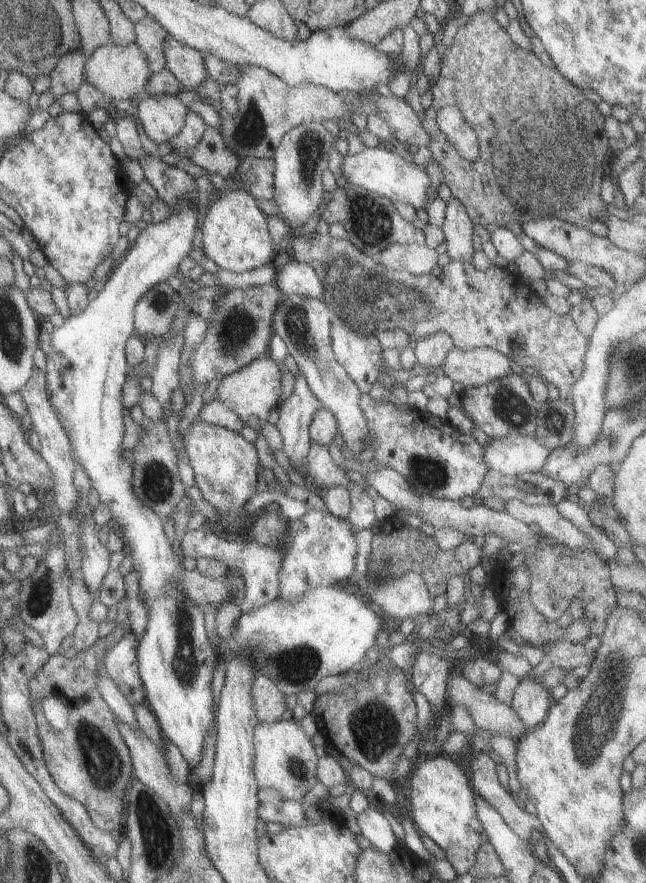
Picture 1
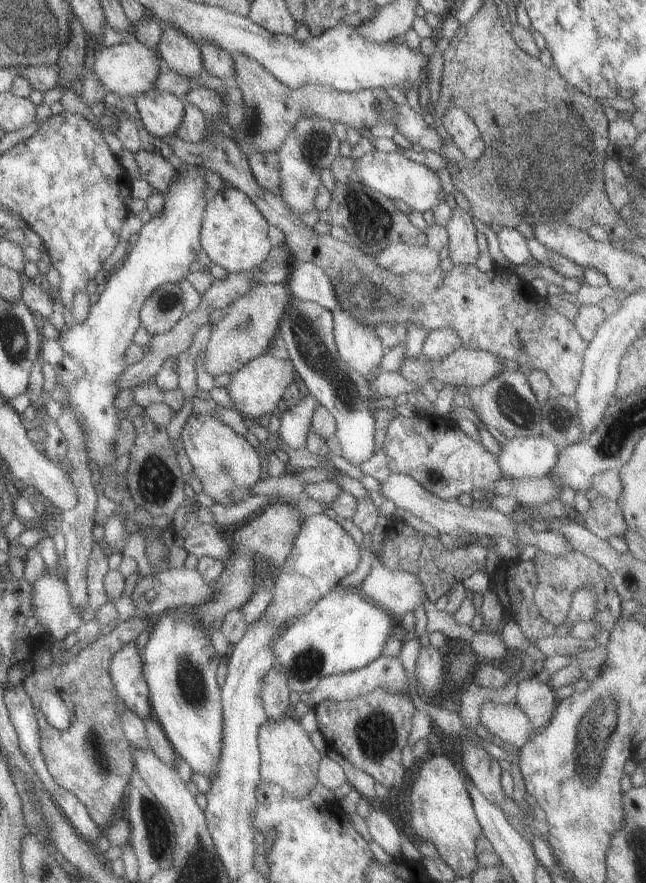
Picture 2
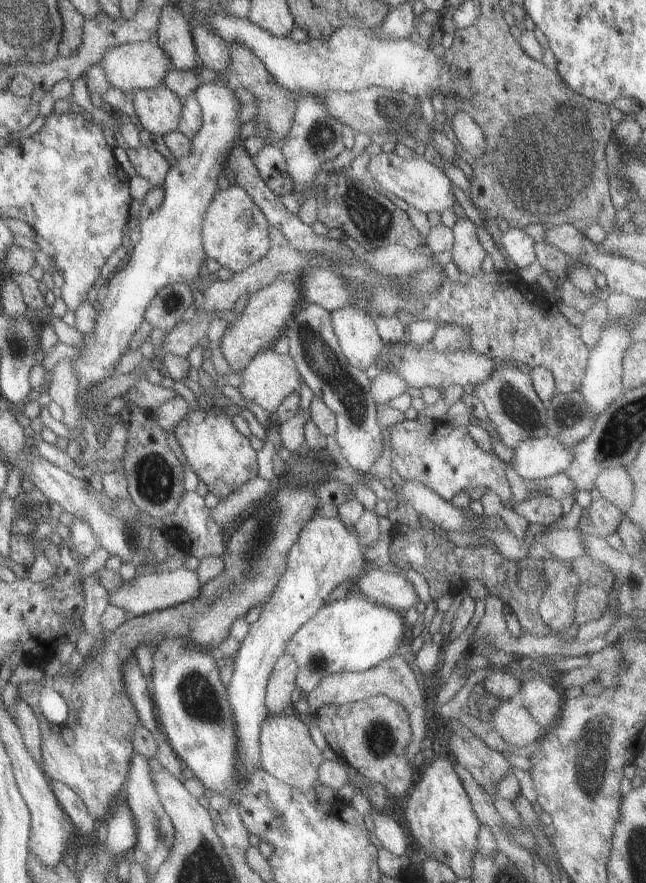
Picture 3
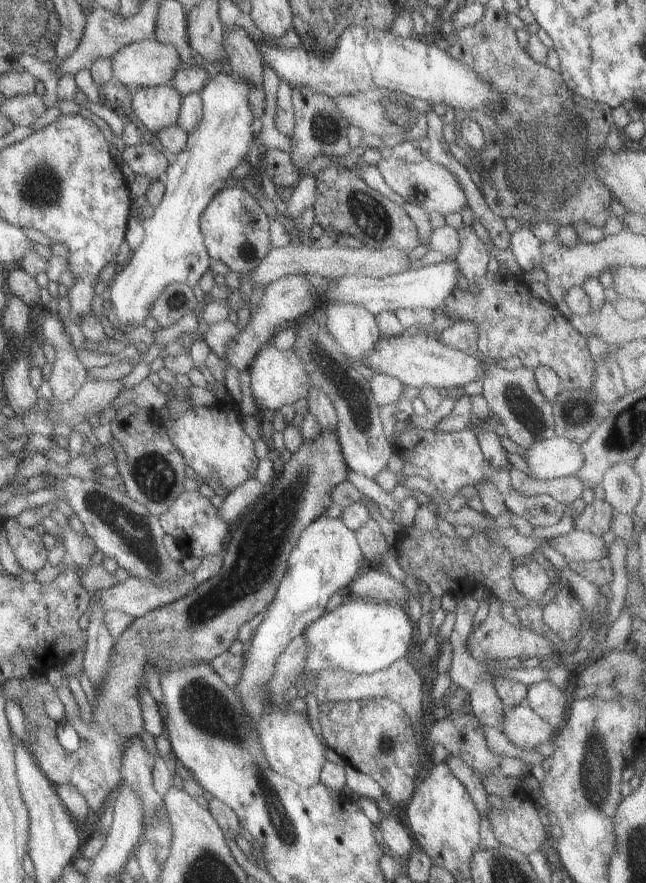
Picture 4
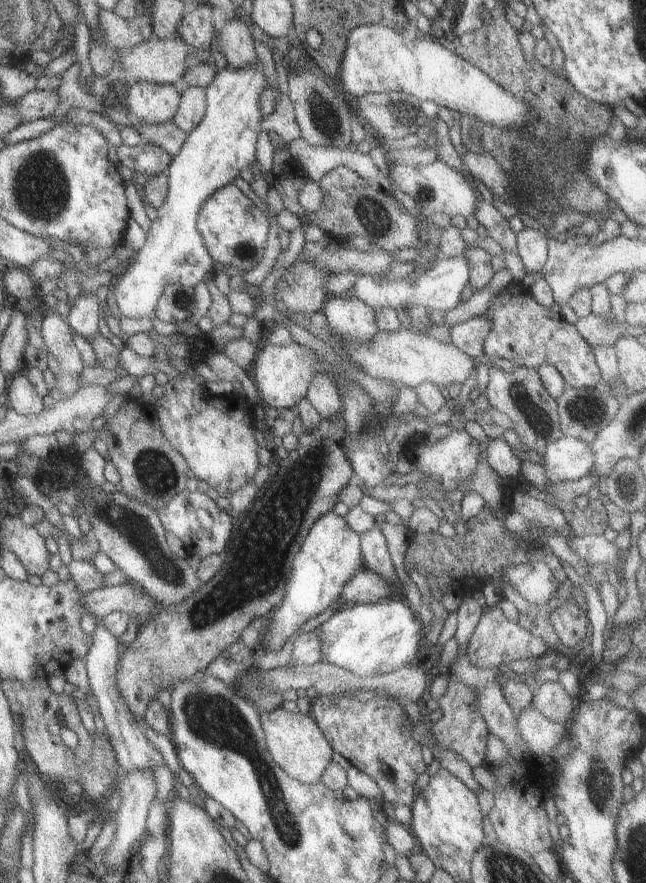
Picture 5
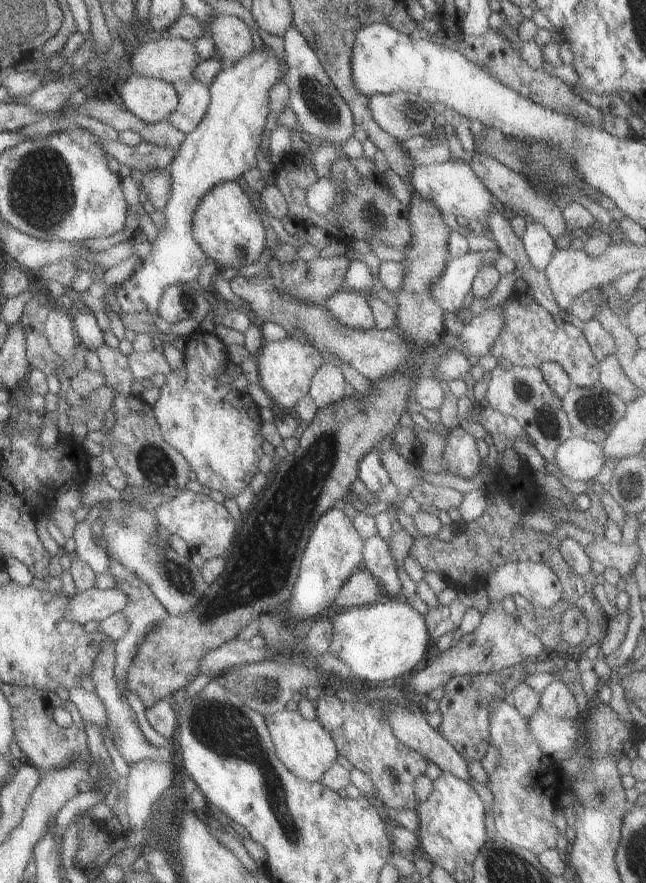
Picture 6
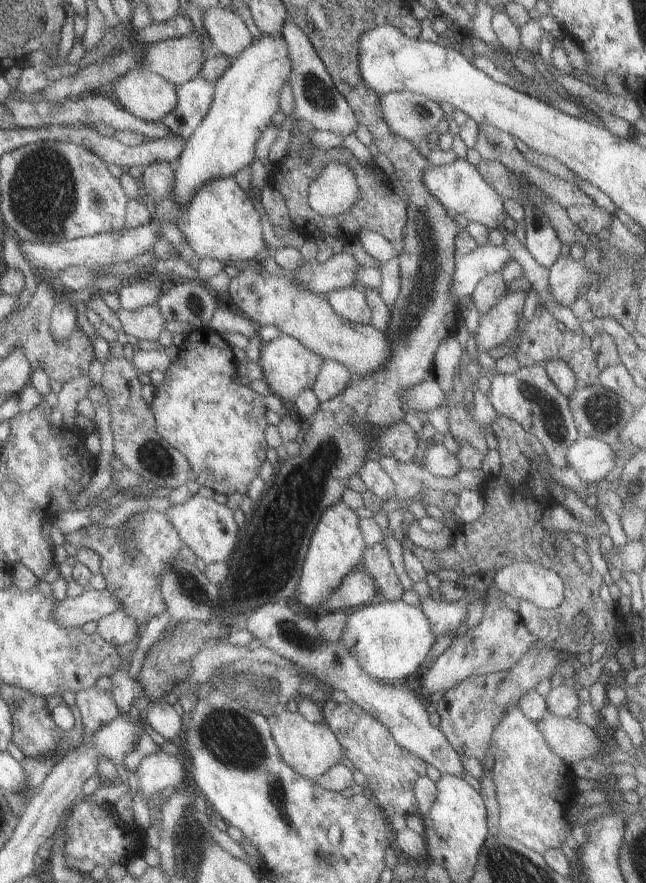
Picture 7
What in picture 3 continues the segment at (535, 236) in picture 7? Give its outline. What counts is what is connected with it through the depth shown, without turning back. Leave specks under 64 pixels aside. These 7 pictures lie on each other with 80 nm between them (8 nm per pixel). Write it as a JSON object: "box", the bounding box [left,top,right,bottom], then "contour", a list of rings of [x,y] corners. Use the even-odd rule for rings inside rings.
{"box":[498,226,536,267],"contour":[[[513,226],[502,232],[500,236],[501,252],[498,257],[504,259],[505,265],[511,267],[526,267],[536,260],[534,240],[524,229],[515,229]]]}

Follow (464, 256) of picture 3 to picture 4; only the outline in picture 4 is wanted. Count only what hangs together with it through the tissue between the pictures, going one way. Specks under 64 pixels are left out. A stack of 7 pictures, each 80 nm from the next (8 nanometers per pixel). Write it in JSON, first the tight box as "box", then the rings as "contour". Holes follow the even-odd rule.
{"box":[454,225,489,283],"contour":[[[463,225],[456,230],[459,237],[459,248],[454,254],[460,273],[469,283],[475,283],[487,274],[486,266],[489,260],[487,246],[473,233],[472,227]]]}

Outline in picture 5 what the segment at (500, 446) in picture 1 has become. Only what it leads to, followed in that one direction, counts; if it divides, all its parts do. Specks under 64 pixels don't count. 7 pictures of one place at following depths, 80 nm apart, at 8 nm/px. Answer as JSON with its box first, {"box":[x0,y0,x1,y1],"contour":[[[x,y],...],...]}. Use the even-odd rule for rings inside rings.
{"box":[542,436,594,481],"contour":[[[561,436],[549,443],[542,452],[544,472],[549,481],[572,481],[591,473],[594,458],[582,440]]]}

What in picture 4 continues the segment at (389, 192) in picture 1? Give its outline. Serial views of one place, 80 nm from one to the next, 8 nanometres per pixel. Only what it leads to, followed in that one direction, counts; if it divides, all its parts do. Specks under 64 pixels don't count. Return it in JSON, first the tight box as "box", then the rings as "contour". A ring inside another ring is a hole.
{"box":[375,158,467,215],"contour":[[[383,158],[375,163],[376,170],[383,177],[383,182],[404,202],[419,206],[423,211],[439,212],[442,215],[459,213],[467,206],[463,189],[457,184],[456,178],[440,164],[432,163],[426,158],[418,163],[408,163],[394,158]]]}

